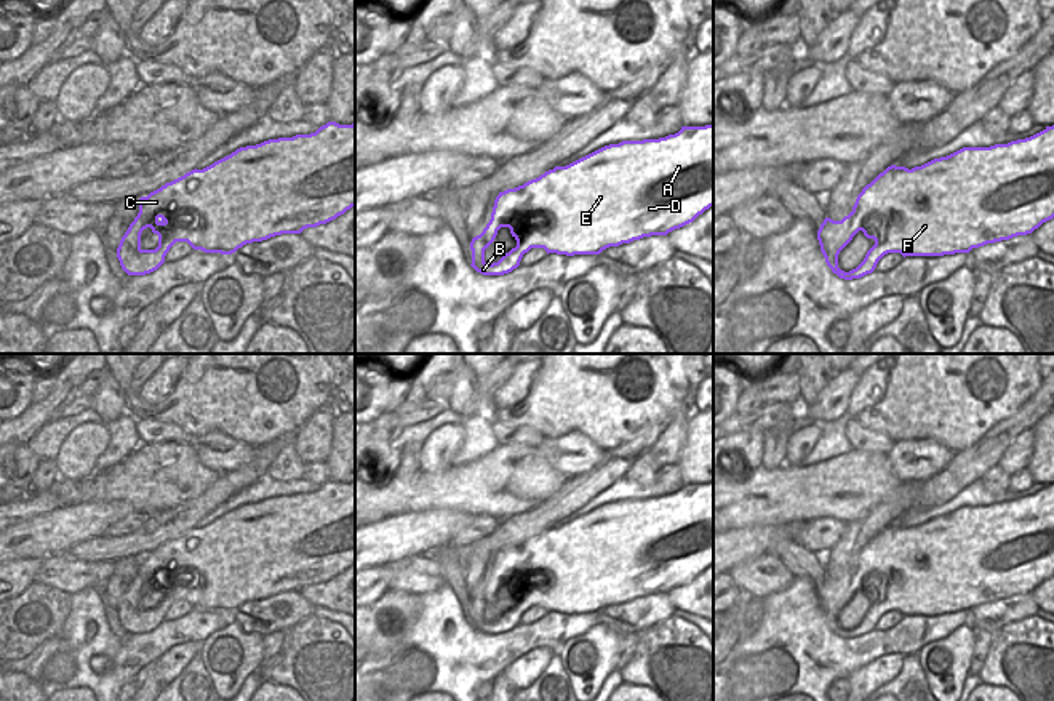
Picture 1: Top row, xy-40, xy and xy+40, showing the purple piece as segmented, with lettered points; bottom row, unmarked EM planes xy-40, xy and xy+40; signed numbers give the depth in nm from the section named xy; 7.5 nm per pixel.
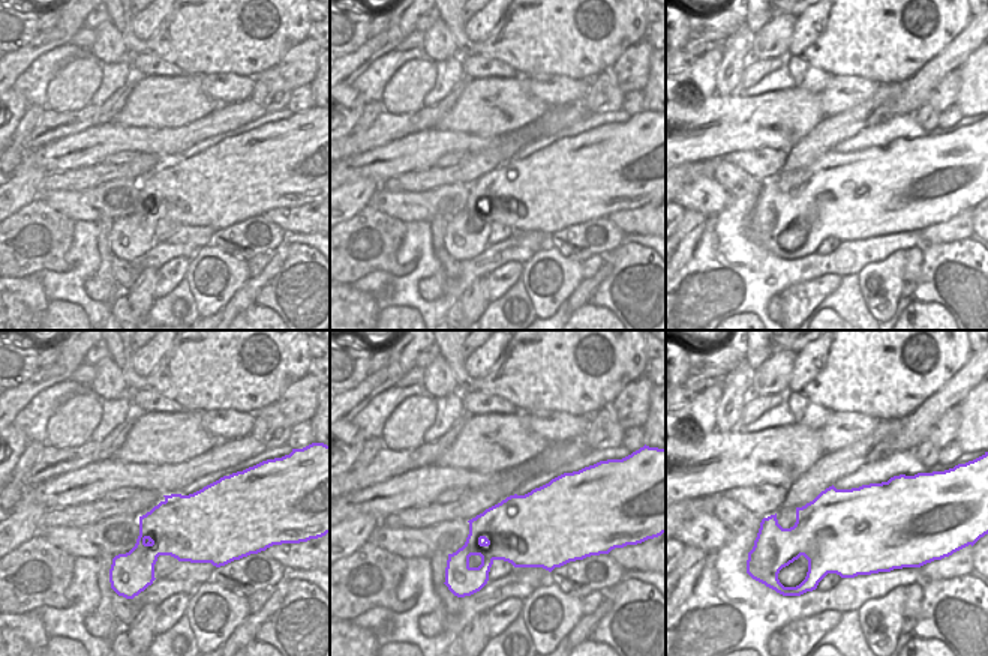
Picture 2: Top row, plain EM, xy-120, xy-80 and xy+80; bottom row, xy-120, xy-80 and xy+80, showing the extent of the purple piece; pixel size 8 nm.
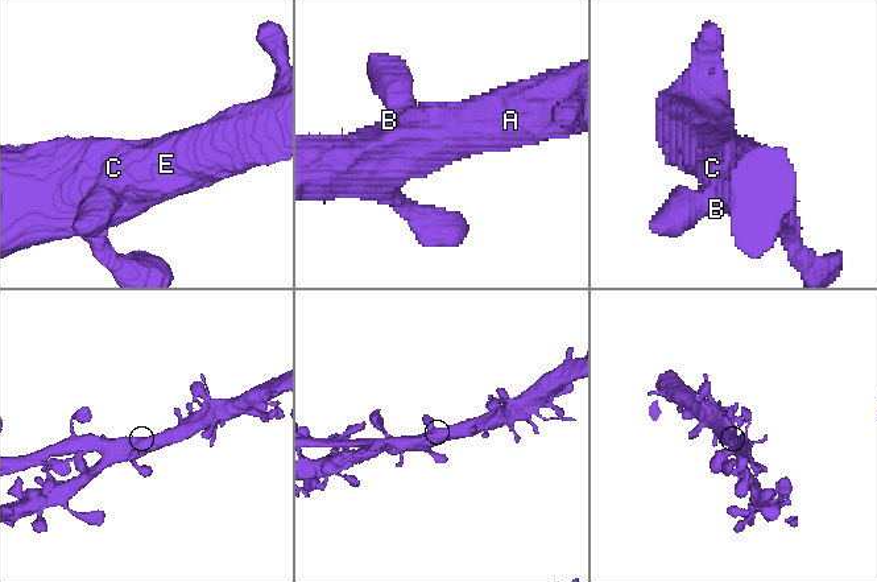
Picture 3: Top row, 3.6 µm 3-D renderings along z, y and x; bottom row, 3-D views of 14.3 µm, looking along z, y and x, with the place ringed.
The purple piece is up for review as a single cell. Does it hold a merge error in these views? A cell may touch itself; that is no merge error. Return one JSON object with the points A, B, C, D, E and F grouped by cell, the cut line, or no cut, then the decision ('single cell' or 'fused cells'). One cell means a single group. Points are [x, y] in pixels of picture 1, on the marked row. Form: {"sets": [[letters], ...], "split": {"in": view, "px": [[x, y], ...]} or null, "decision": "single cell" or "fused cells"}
{"sets": [["A", "B", "C", "D", "E", "F"]], "split": null, "decision": "single cell"}

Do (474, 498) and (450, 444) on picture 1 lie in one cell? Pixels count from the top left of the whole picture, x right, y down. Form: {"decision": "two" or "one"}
{"decision": "two"}

